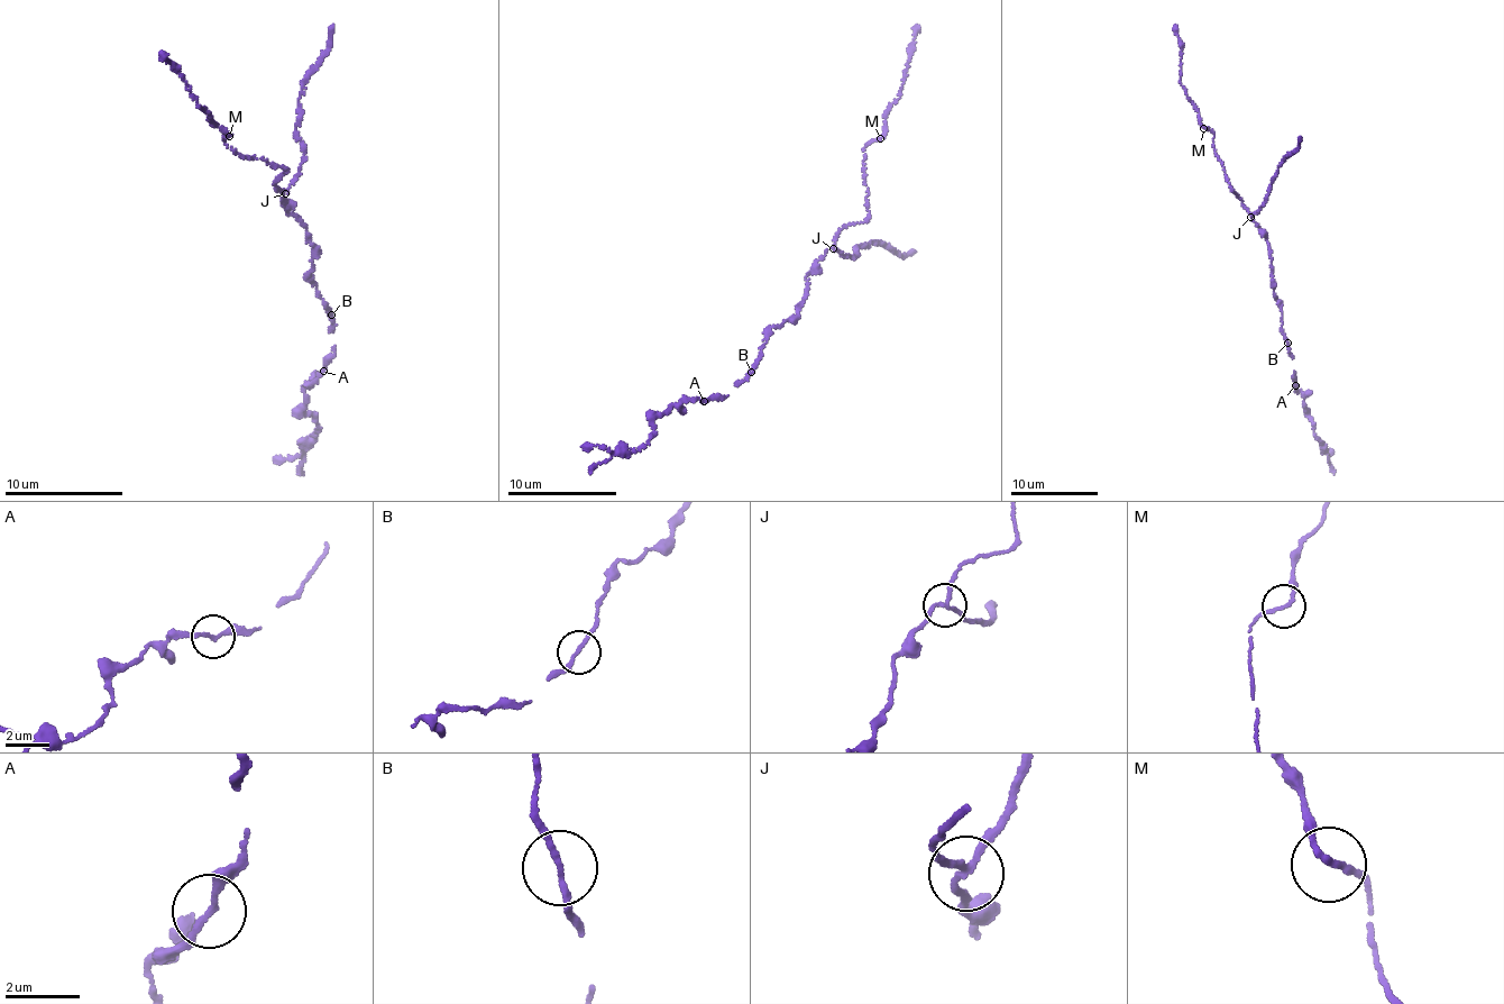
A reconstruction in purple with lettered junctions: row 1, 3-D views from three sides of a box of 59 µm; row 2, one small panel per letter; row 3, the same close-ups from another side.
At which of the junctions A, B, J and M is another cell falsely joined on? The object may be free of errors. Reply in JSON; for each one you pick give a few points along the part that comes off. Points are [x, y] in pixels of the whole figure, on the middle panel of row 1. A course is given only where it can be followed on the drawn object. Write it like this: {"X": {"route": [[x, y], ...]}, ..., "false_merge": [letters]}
{"J": {"route": [[832, 248], [854, 256], [858, 246], [878, 240], [901, 256], [916, 252]]}, "false_merge": ["J"]}

